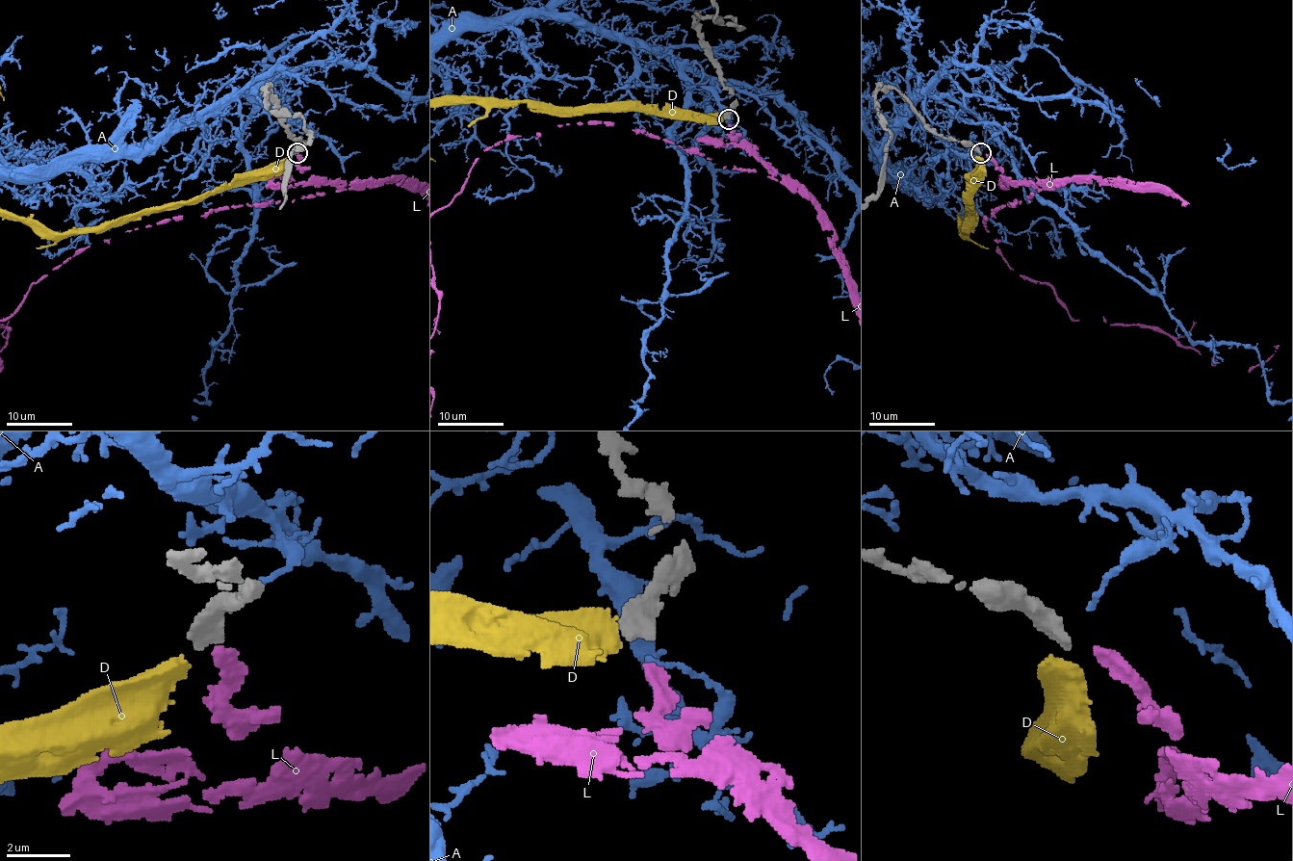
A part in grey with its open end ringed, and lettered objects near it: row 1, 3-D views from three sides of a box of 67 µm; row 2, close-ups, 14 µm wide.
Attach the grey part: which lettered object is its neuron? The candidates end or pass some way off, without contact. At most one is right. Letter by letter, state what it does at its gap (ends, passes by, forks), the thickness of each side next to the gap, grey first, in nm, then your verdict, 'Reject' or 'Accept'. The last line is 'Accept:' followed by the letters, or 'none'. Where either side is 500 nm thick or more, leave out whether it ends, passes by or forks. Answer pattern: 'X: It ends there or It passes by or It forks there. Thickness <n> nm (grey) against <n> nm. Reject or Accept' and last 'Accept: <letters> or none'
A: Thickness 550 nm (grey) against 140 nm. Reject
D: Thickness 550 nm (grey) against 500 nm. Reject
L: Thickness 550 nm (grey) against 400 nm. Accept
Accept: L

